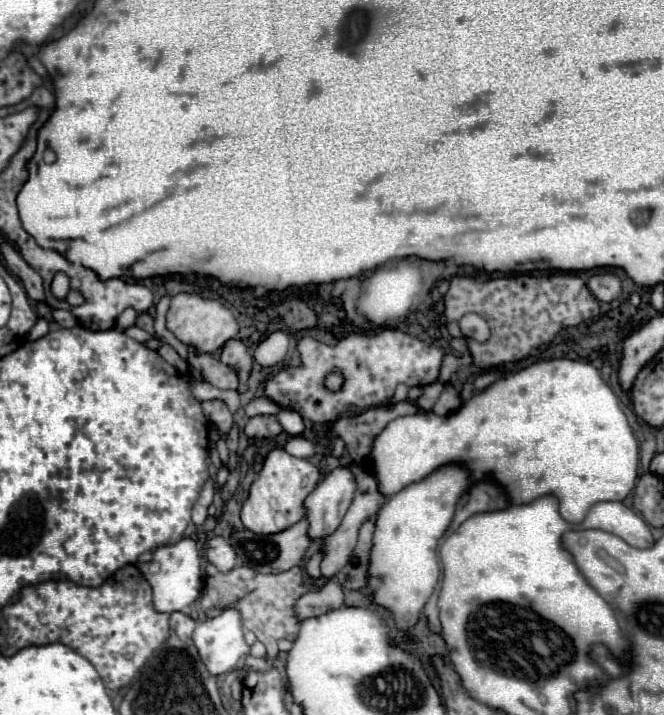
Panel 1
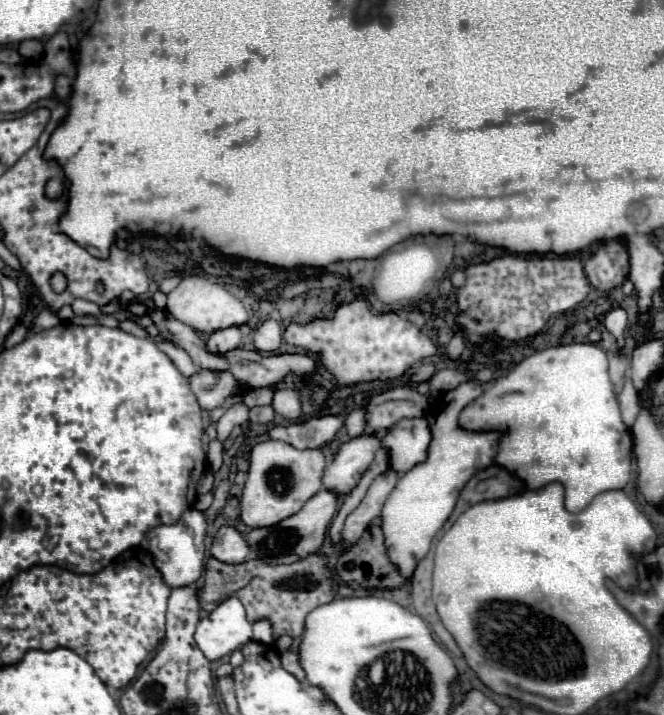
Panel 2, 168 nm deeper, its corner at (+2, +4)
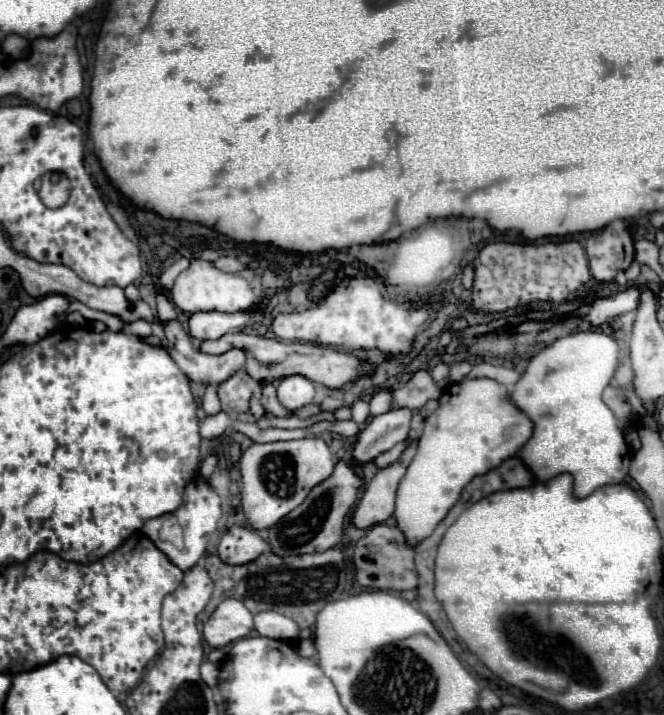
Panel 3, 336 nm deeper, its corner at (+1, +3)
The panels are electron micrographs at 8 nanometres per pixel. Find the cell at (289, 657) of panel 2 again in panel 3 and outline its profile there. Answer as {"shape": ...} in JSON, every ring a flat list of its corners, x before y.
{"shape":[[301,639,297,643,297,653,303,655,303,657,315,657,317,655,317,649,315,649,313,639]]}

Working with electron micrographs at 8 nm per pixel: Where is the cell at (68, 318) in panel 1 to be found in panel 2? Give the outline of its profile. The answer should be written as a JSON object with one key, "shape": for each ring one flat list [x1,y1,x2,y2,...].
{"shape":[[74,300,72,302,72,310,76,316,102,316,102,308,98,304,86,302,86,300]]}

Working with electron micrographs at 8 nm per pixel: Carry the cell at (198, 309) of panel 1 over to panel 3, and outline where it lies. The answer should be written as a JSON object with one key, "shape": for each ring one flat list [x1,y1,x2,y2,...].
{"shape":[[193,257,187,271,179,273,179,277,175,279,175,285,171,289,171,301,185,313,195,313,195,311,233,313,233,311,249,309,255,303,255,293,247,283,247,279,219,271,211,261]]}

